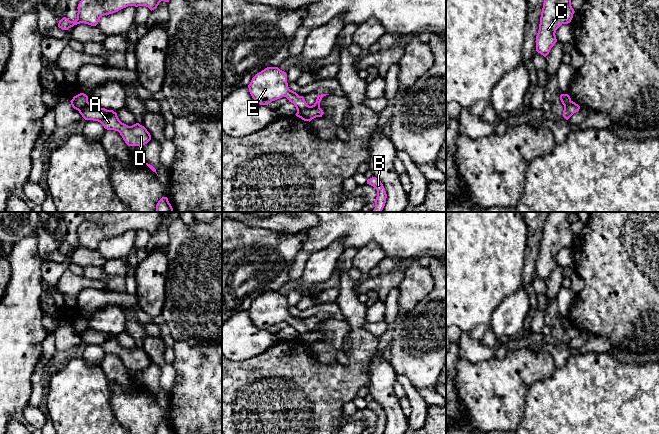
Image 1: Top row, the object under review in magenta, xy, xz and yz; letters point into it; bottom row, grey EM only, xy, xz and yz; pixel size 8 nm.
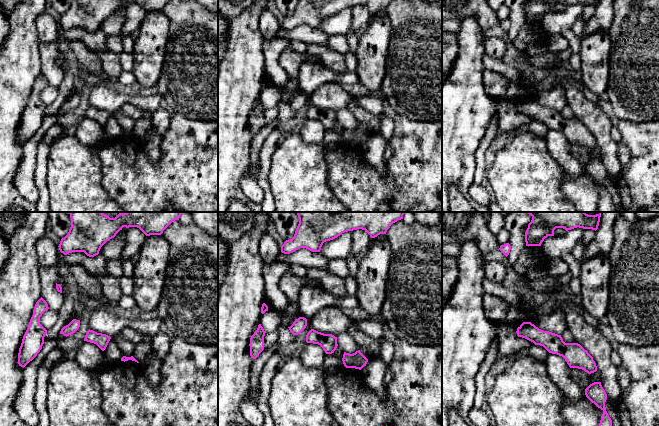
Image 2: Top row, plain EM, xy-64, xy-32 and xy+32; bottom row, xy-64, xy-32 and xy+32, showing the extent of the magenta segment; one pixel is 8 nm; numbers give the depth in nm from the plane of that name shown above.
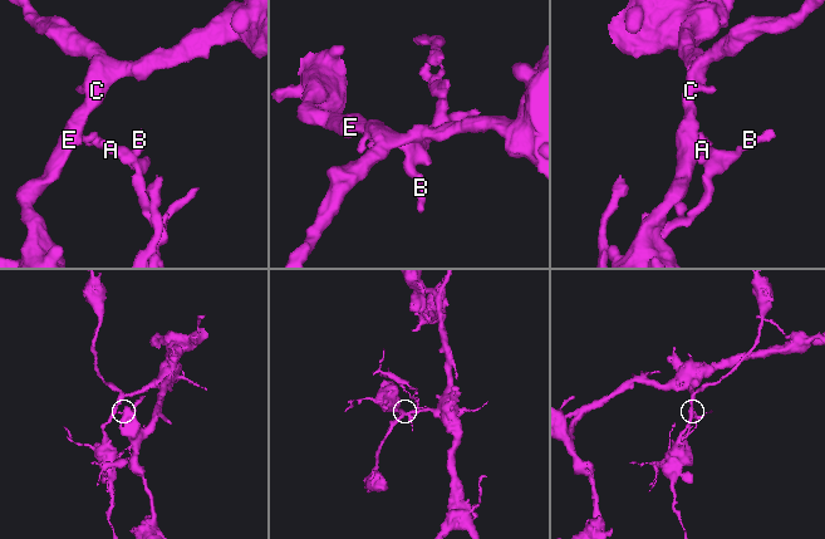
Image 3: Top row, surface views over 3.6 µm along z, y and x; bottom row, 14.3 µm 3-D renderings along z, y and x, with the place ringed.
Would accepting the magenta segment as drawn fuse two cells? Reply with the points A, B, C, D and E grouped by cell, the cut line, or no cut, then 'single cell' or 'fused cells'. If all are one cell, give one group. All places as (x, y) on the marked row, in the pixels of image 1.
A B D / C E; cut in xz along (310, 106), (297, 110); fused cells

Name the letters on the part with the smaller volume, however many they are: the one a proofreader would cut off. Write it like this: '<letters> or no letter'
A, B, D

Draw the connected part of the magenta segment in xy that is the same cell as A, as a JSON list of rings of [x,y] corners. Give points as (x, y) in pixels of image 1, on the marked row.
[[[88,102],[78,111],[85,120],[98,121],[105,129],[118,131],[128,146],[141,147],[151,140],[151,135],[144,126],[139,123],[132,126],[122,123],[113,110],[100,108]]]

